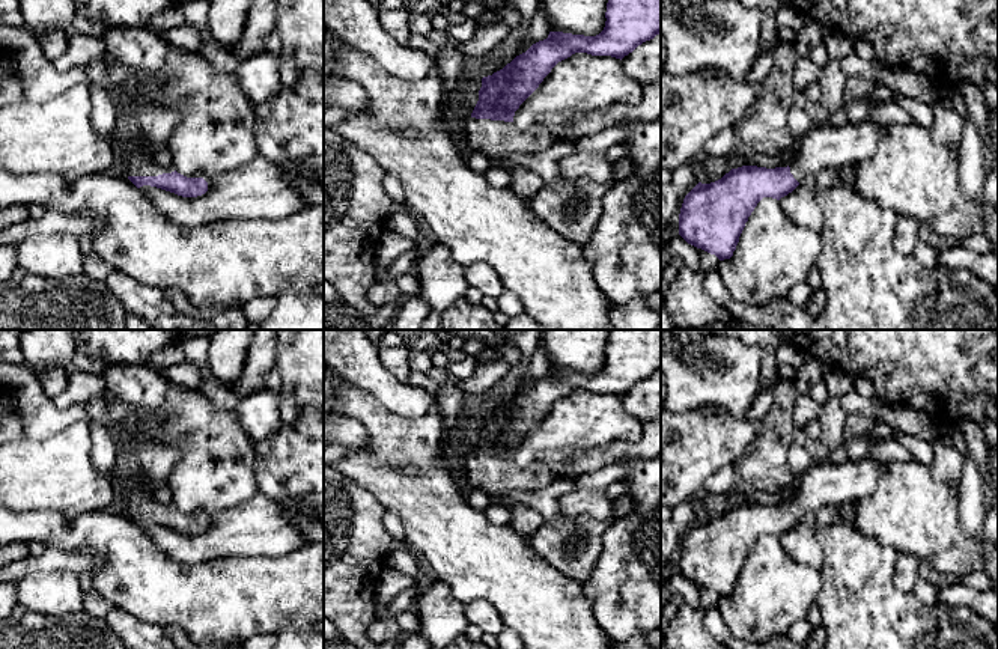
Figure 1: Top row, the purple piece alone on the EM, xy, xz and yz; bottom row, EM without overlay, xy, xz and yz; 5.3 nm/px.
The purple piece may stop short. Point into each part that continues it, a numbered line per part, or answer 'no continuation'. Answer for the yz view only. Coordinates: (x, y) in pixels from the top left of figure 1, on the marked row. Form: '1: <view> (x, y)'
1: yz (825, 146)

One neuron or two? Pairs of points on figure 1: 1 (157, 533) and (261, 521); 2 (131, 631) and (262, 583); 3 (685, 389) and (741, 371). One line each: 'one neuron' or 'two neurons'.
1: one neuron
2: two neurons
3: one neuron

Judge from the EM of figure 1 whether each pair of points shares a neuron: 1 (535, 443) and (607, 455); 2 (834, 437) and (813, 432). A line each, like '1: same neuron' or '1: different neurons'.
1: different neurons
2: different neurons

